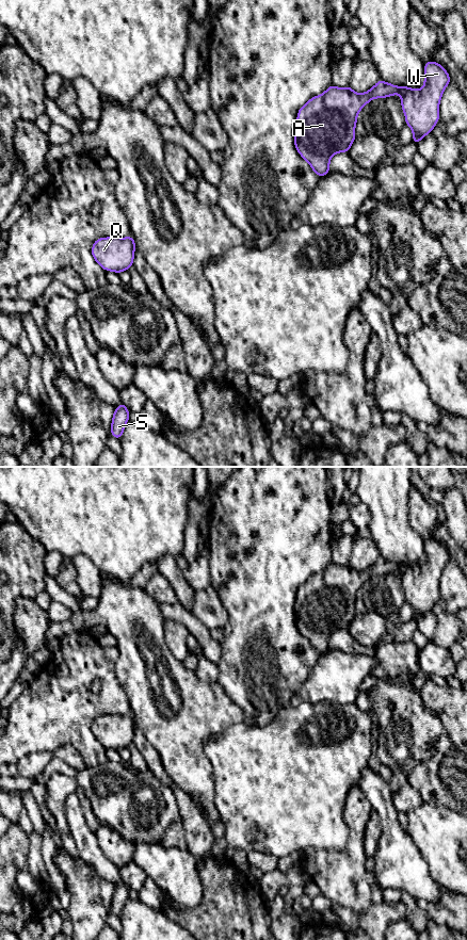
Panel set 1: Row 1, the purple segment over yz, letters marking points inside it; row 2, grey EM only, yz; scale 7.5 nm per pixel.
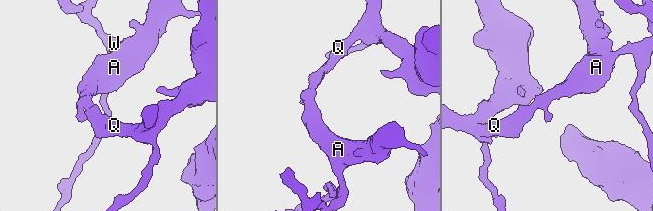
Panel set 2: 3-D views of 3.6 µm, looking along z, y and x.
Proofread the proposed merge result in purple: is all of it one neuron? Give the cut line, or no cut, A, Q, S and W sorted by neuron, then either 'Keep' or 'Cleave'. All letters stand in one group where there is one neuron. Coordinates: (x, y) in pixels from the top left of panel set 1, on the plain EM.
No split. Groups: A Q S W. Keep

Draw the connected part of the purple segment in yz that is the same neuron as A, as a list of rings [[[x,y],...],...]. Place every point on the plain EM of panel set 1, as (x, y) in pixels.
[[[430,538],[424,540],[424,561],[421,567],[396,564],[382,556],[363,571],[354,569],[350,563],[340,566],[331,562],[323,571],[312,574],[300,585],[294,603],[295,626],[318,653],[327,652],[332,634],[337,630],[348,630],[355,617],[358,589],[372,577],[386,576],[396,571],[401,573],[405,601],[412,605],[413,618],[418,622],[424,613],[432,610],[439,598],[439,579],[449,561],[450,553],[447,548],[439,540]]]

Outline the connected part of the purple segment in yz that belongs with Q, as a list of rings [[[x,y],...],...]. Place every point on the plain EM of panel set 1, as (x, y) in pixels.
[[[109,714],[96,717],[92,732],[106,748],[120,750],[133,743],[135,719],[133,715]]]

